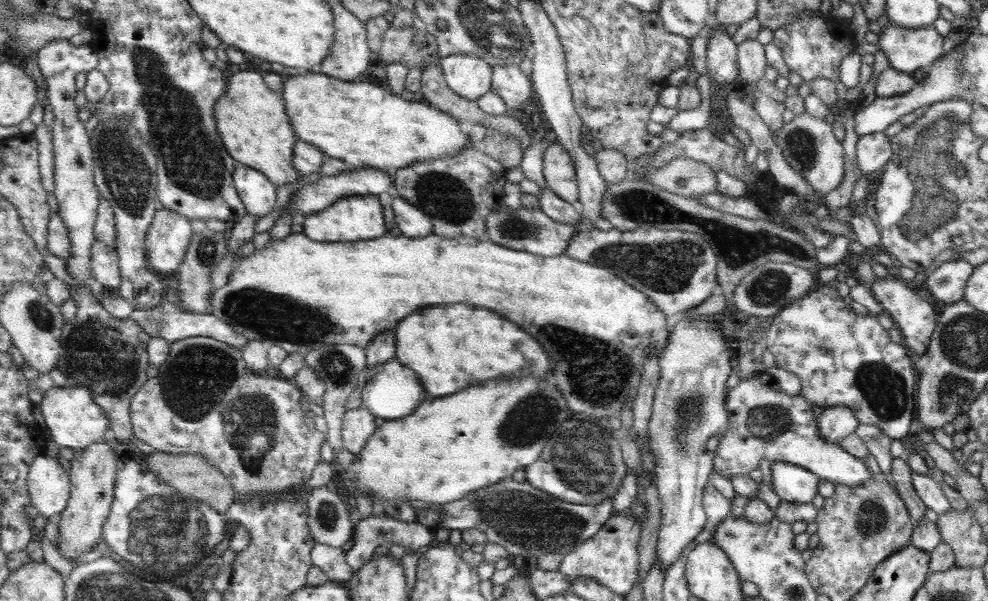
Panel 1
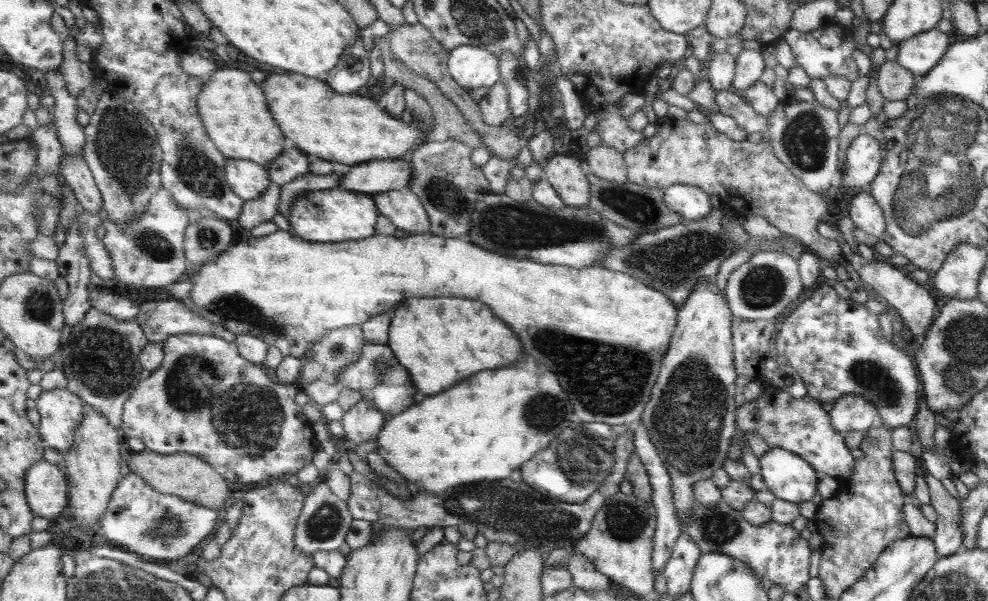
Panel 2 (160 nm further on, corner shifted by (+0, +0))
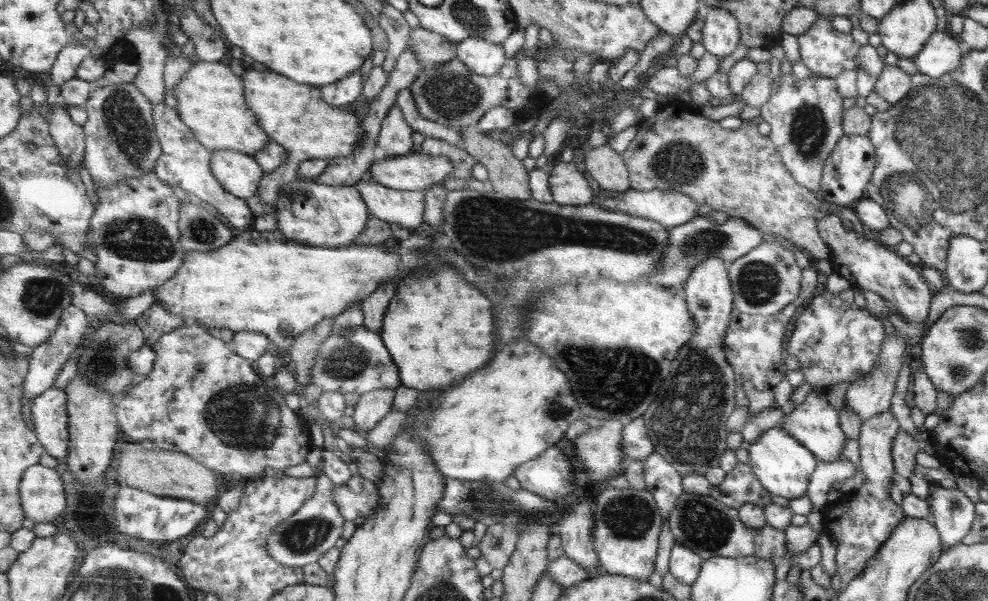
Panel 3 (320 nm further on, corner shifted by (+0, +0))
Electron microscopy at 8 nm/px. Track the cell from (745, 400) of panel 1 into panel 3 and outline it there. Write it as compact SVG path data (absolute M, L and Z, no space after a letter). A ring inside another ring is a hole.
M811 390L800 405L796 405L788 416L783 417L779 428L787 432L807 452L811 452L815 460L833 462L841 459L841 450L846 438L840 430L837 412L825 399L825 391Z

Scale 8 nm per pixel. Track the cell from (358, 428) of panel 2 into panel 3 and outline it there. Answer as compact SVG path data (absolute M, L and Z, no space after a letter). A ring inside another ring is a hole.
M379 389L365 393L354 407L352 416L356 431L361 434L373 430L393 410L395 389Z

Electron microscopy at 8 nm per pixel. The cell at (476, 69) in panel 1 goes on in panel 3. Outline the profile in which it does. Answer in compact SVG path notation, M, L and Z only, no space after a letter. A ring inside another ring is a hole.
M479 37L462 40L457 45L457 52L458 59L479 76L499 74L508 59L502 44Z

